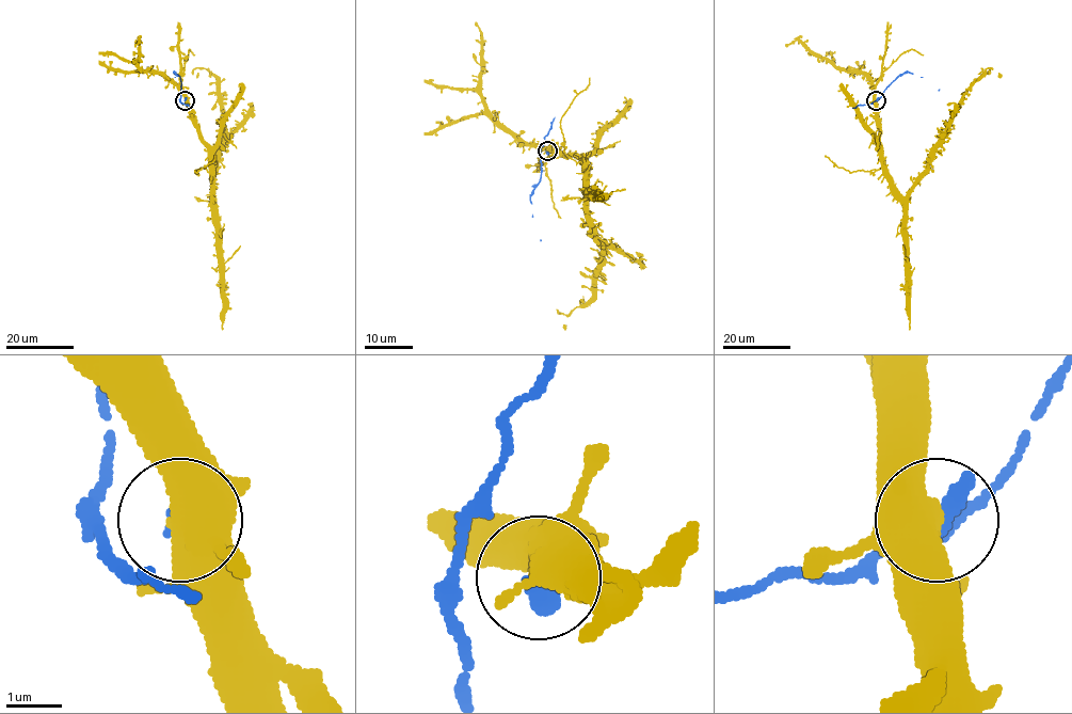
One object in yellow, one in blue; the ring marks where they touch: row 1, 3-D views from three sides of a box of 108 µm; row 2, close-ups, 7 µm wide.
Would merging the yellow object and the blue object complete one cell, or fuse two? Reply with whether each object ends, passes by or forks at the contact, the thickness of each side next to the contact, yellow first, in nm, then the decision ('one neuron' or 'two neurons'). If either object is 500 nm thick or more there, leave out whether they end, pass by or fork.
750/360 nm | two neurons

